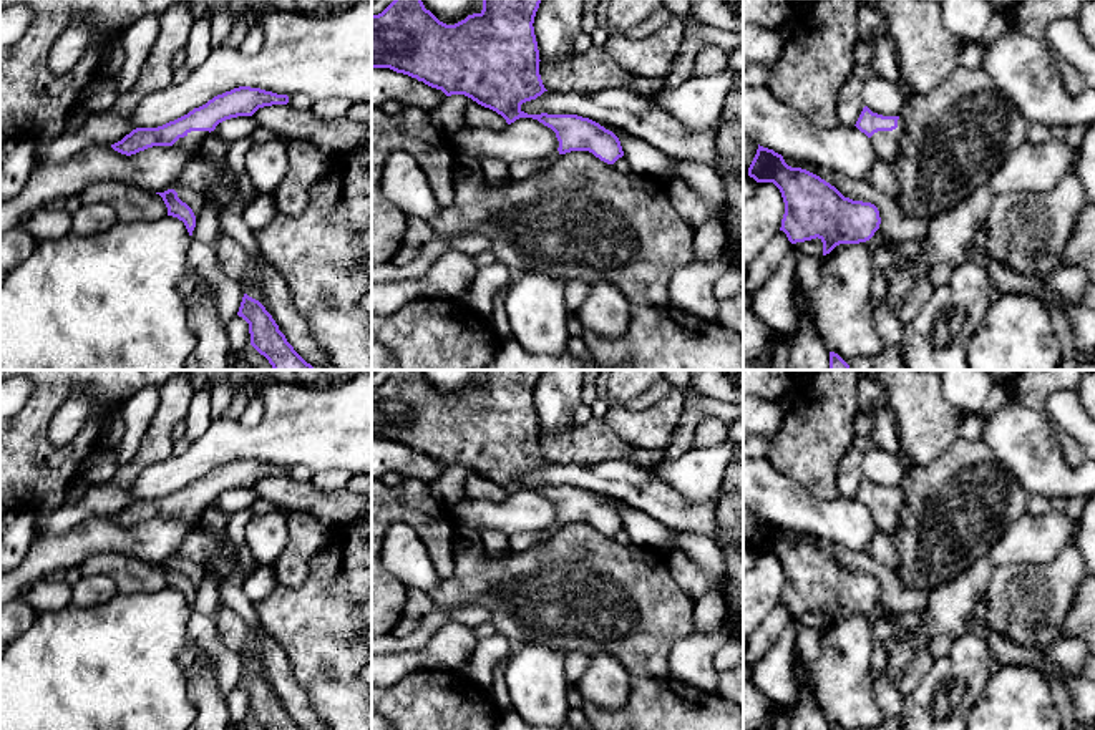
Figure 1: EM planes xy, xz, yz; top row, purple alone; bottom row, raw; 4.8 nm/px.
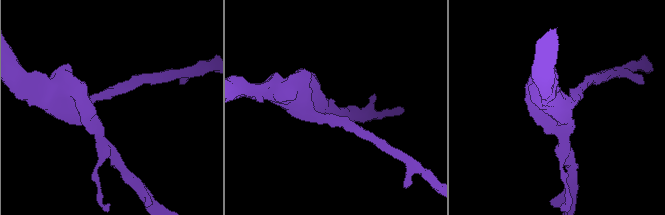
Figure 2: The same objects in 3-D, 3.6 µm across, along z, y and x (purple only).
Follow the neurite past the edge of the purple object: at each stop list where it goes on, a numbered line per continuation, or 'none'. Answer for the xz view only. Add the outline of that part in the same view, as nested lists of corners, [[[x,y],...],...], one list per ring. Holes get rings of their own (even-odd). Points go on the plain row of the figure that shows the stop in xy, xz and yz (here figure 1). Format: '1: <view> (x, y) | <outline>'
1: xz (548, 533) | [[[556,523],[556,524],[543,529],[543,531],[538,531],[539,533],[539,543],[551,539],[559,529],[561,529],[561,526],[559,526],[559,523]]]

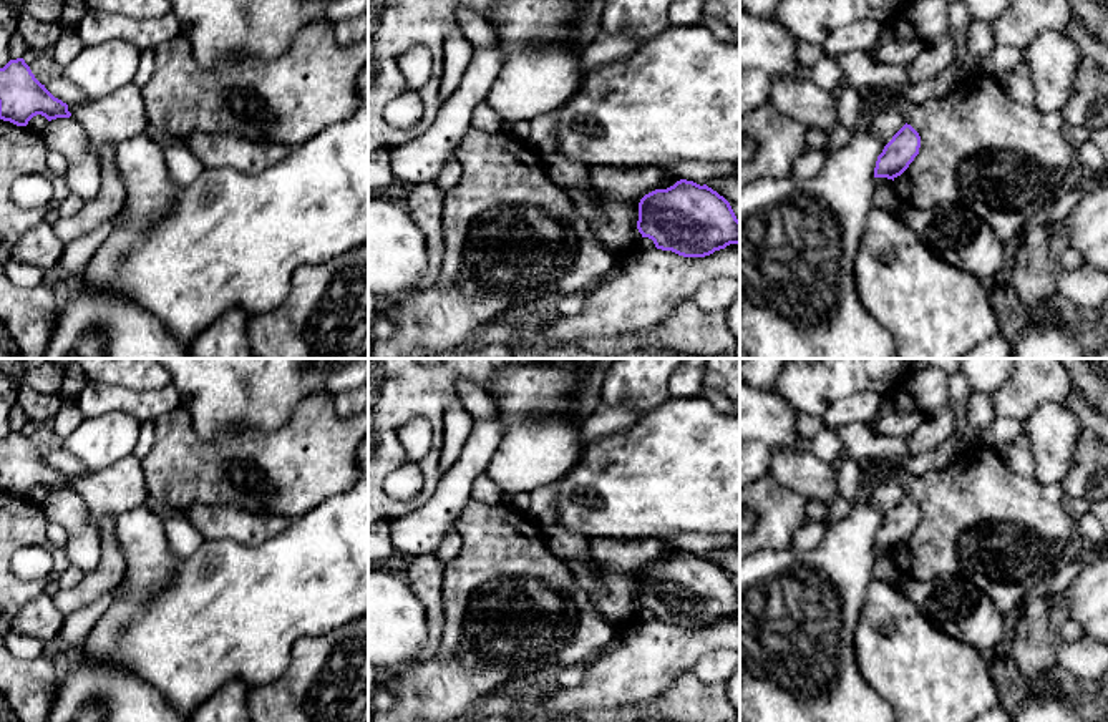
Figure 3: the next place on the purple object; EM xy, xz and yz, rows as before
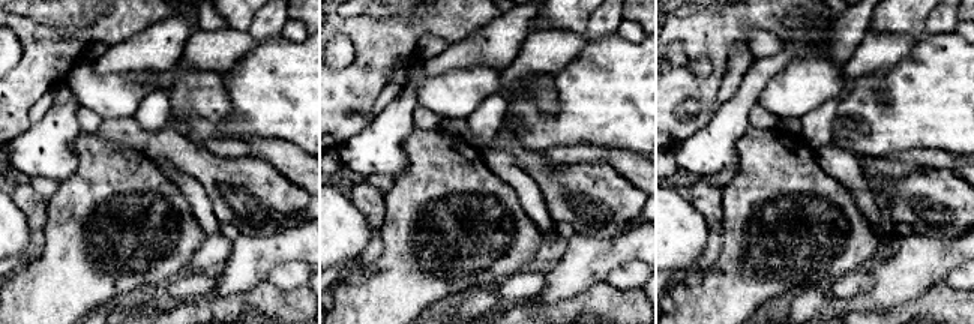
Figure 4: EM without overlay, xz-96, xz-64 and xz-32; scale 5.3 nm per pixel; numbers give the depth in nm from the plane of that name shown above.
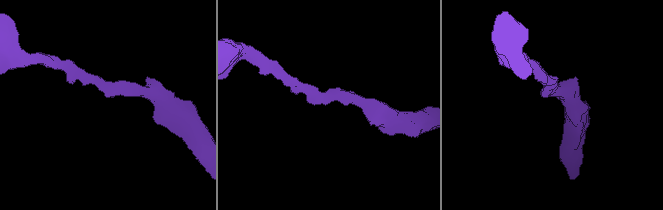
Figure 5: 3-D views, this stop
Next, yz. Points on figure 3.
none

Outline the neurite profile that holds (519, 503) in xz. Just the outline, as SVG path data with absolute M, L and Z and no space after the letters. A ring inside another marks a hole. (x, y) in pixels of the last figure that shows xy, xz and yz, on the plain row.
M504 493L503 495L501 508L504 508L506 511L526 516L529 506L531 506L529 493L516 493L516 495Z

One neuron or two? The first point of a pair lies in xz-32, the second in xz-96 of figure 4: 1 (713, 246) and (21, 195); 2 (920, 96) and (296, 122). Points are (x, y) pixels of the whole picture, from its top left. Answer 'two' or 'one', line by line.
1: one
2: one

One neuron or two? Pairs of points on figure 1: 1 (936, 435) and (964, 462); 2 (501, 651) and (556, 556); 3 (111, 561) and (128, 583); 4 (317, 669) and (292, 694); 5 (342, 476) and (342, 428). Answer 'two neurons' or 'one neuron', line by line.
1: two neurons
2: two neurons
3: one neuron
4: two neurons
5: two neurons

